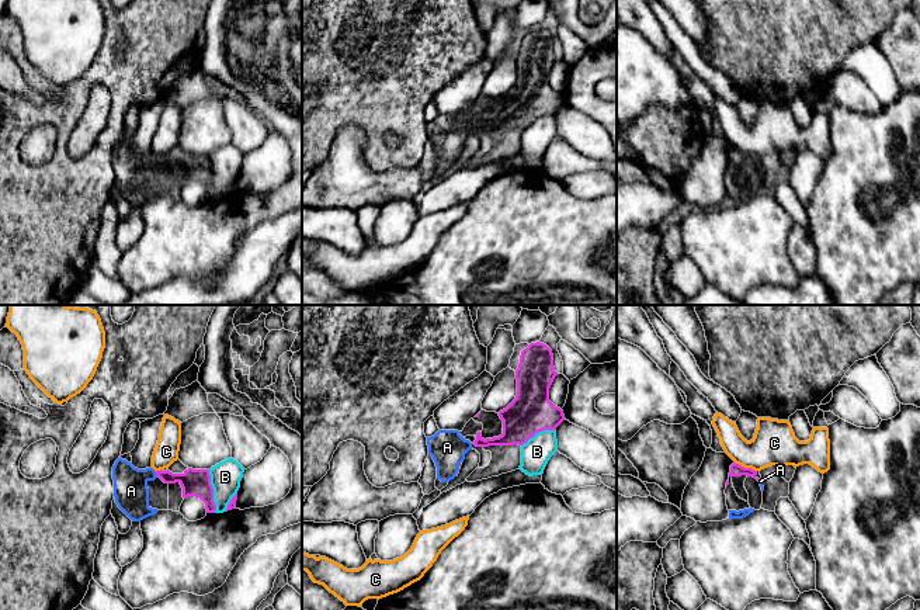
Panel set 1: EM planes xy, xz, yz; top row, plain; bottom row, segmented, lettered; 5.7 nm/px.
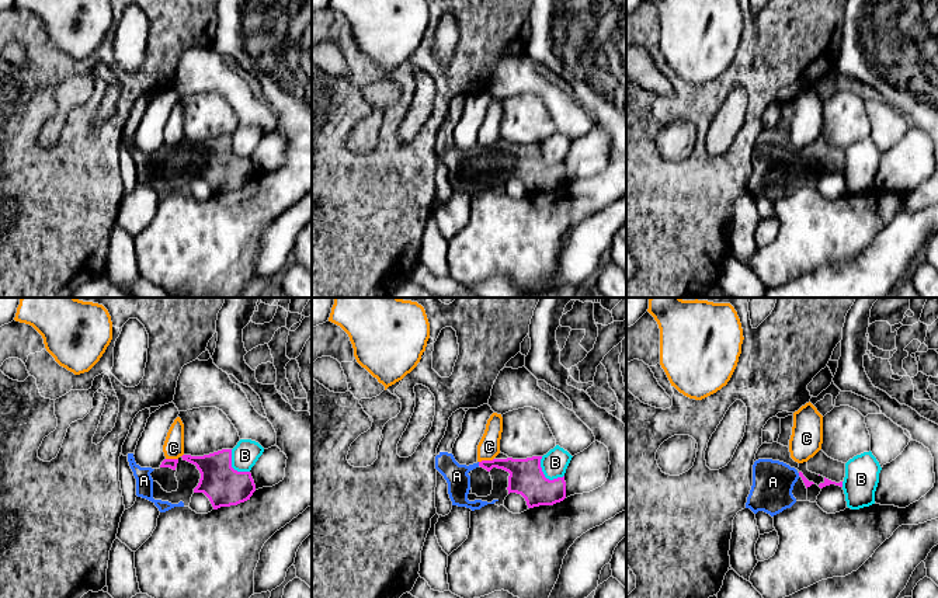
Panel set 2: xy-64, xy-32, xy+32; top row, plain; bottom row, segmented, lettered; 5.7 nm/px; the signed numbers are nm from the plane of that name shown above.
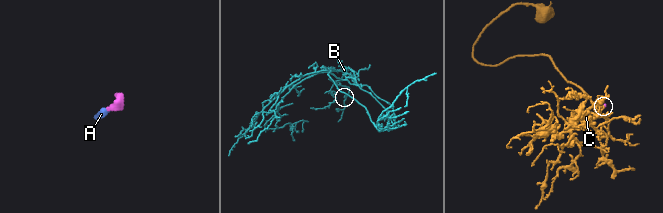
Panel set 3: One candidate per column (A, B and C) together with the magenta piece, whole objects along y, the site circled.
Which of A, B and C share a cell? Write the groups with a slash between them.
A / B / C

